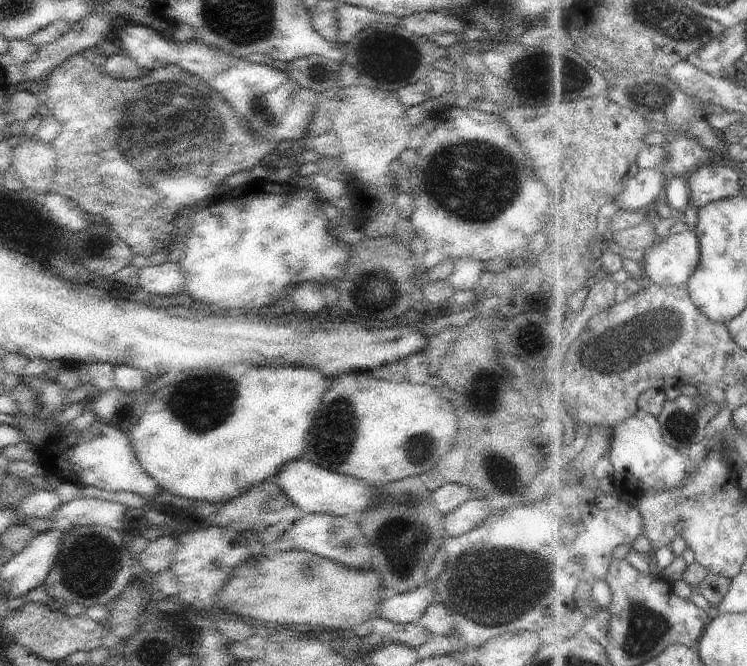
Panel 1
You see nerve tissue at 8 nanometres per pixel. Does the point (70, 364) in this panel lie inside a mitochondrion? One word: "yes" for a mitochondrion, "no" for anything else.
no

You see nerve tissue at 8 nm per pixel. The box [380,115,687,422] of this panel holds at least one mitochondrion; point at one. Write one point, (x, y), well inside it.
(476, 183)

